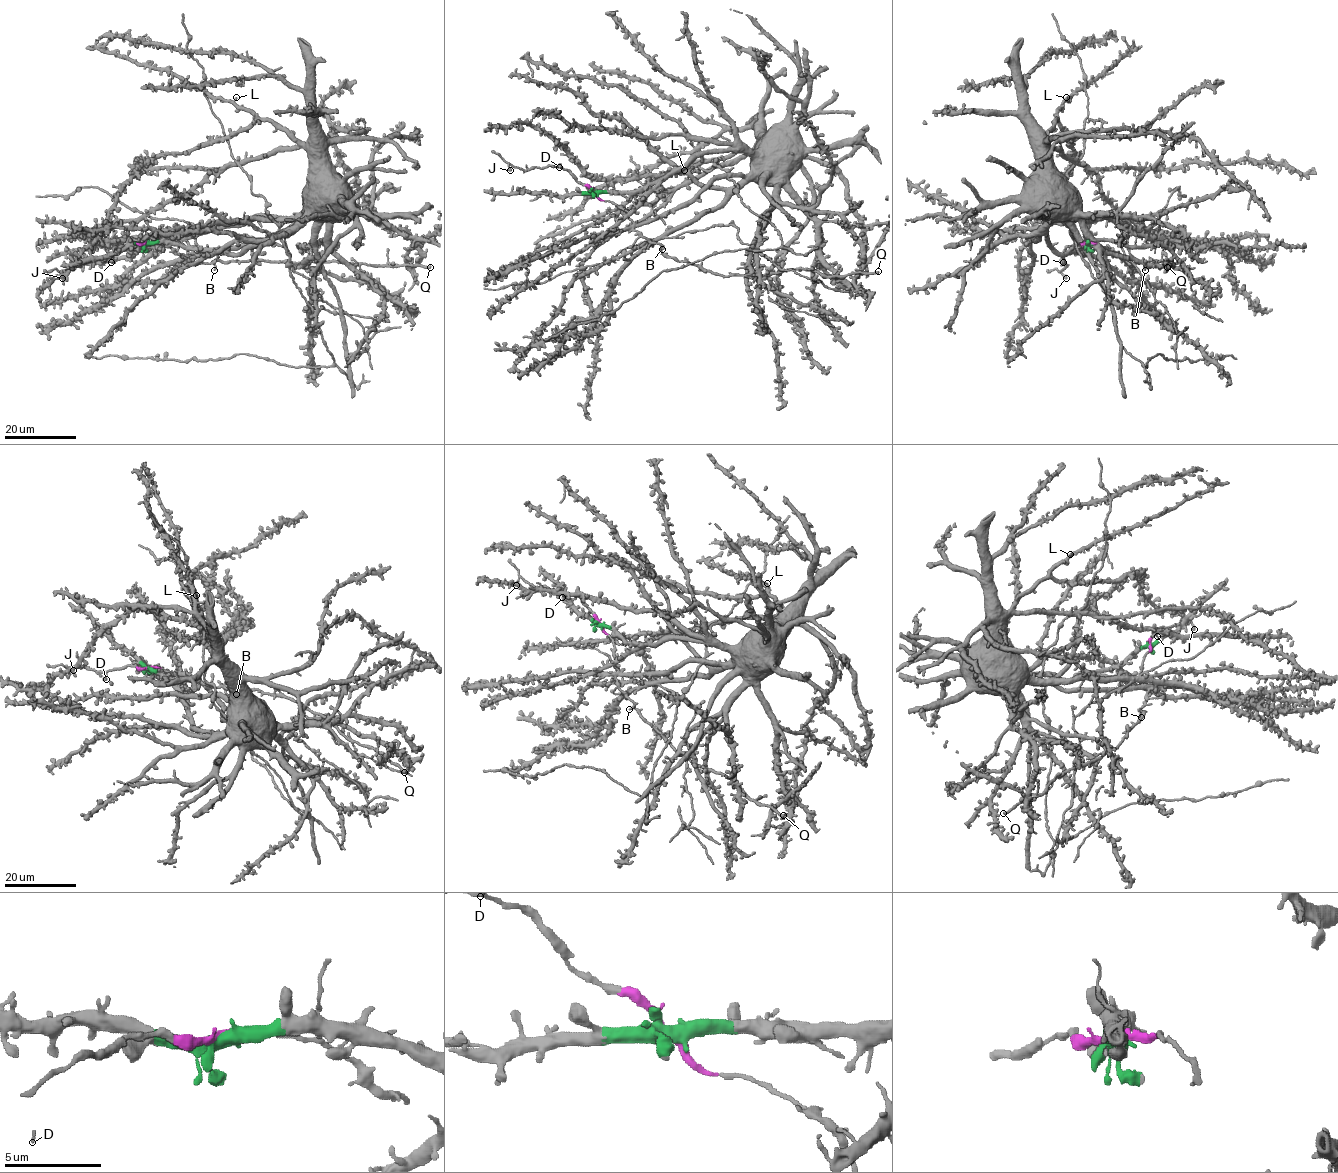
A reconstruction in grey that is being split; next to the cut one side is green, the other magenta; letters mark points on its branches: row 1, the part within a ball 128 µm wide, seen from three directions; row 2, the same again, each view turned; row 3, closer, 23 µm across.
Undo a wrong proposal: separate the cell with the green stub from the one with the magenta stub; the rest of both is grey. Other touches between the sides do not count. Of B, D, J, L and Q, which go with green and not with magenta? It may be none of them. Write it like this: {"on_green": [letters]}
{"on_green": ["L"]}

